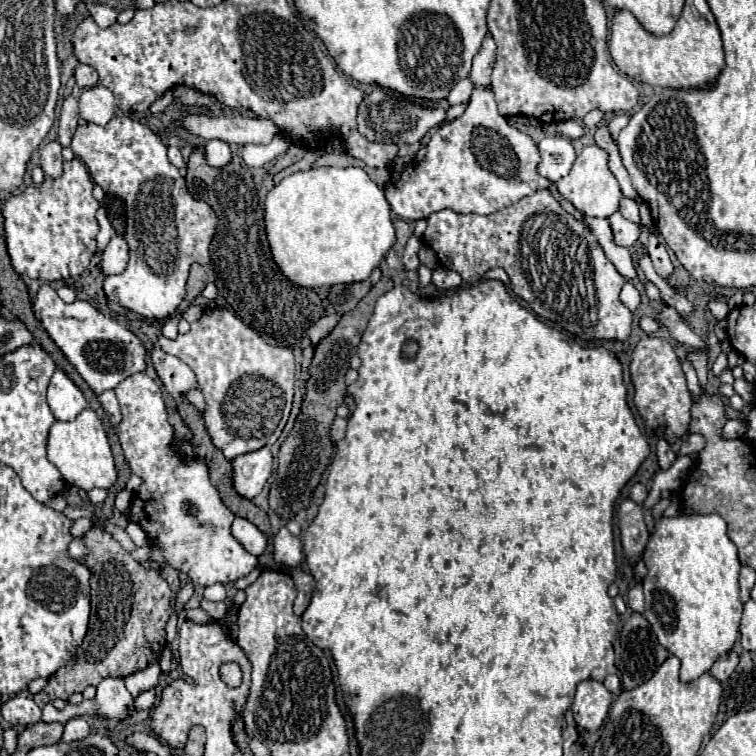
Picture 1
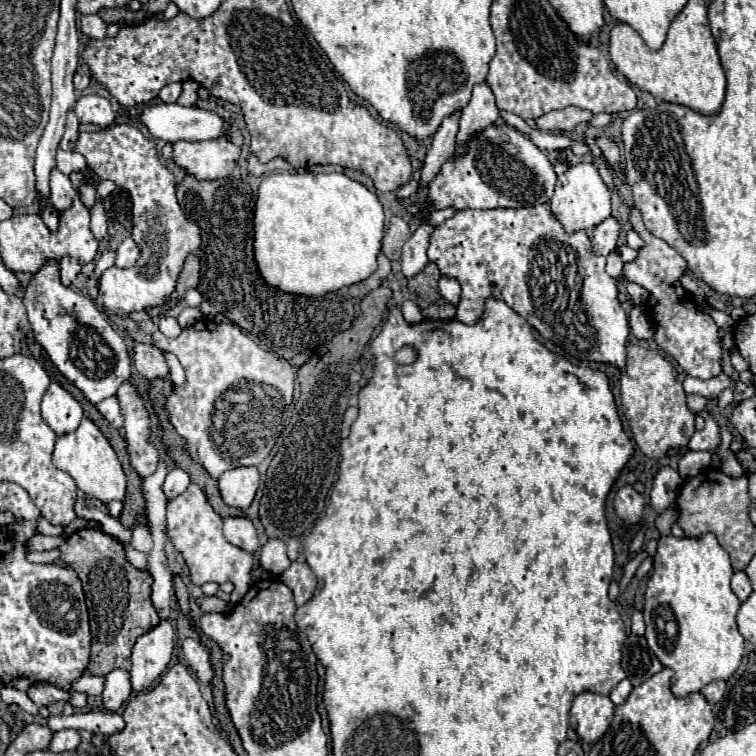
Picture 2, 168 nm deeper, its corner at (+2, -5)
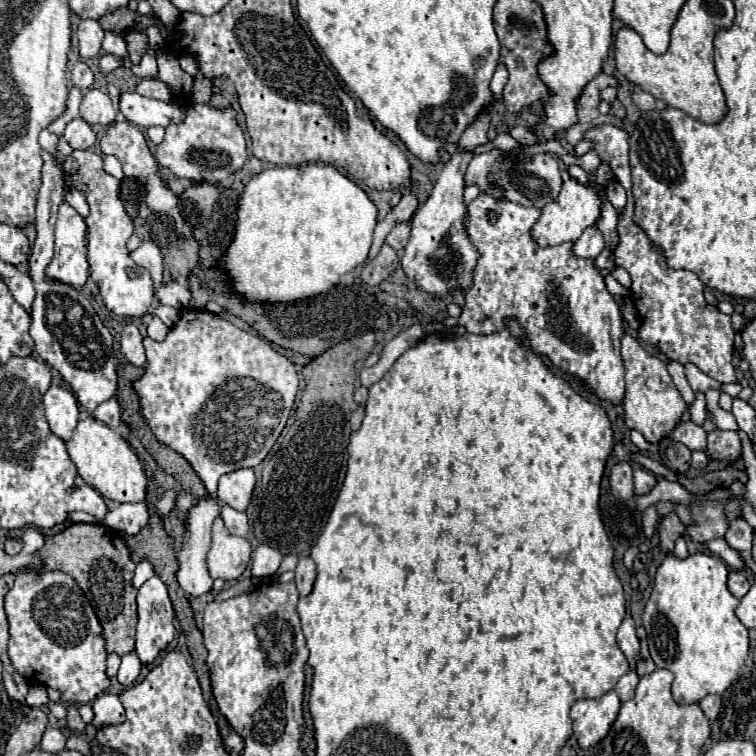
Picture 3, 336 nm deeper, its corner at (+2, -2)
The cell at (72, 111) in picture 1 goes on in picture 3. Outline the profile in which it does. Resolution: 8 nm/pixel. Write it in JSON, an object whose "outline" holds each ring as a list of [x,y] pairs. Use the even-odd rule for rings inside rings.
{"outline":[[[72,119],[66,125],[64,139],[70,143],[72,149],[90,149],[96,143],[96,133],[90,129],[90,125],[84,119]]]}

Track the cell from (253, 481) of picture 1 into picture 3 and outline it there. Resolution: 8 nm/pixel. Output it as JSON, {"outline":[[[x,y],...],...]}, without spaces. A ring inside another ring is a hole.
{"outline":[[[240,469],[222,475],[218,481],[218,499],[238,511],[246,511],[254,491],[254,469]]]}

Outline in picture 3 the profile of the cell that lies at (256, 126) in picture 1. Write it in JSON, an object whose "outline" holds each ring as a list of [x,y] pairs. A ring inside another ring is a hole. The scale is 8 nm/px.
{"outline":[[[124,93],[120,97],[120,113],[134,125],[148,127],[168,127],[172,123],[184,121],[184,105],[178,101],[164,103],[156,99],[142,97],[138,93]]]}

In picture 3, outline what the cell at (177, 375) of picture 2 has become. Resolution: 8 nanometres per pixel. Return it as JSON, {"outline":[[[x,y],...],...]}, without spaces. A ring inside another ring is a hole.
{"outline":[[[152,317],[150,325],[148,325],[148,337],[154,341],[162,341],[166,337],[166,333],[168,333],[168,327],[158,317]]]}

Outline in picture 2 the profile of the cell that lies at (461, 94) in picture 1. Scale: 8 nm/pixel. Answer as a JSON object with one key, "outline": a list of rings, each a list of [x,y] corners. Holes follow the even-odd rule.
{"outline":[[[460,112],[448,116],[440,130],[434,134],[432,138],[432,148],[428,150],[428,156],[424,160],[424,168],[420,172],[420,190],[426,188],[436,174],[440,172],[442,164],[452,156],[454,148],[456,148],[456,132],[458,132],[458,120],[460,120]]]}

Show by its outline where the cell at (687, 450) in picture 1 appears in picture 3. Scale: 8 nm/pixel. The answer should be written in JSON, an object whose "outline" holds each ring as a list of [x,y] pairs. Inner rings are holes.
{"outline":[[[714,429],[712,433],[708,433],[708,453],[716,461],[736,461],[742,453],[738,433]]]}

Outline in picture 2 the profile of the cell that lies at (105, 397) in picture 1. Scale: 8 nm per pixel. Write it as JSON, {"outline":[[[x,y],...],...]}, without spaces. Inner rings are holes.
{"outline":[[[116,396],[102,400],[100,404],[96,404],[96,408],[98,408],[98,412],[100,412],[114,428],[120,430],[120,428],[124,426],[124,416],[122,416],[122,412],[120,412],[120,402],[118,402]]]}

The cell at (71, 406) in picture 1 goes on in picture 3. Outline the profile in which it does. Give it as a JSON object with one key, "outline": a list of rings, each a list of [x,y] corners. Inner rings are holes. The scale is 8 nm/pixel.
{"outline":[[[52,385],[46,391],[42,405],[44,405],[46,421],[52,429],[52,433],[58,435],[60,439],[68,441],[76,429],[78,413],[80,413],[76,397],[68,389],[64,389],[60,385]]]}

